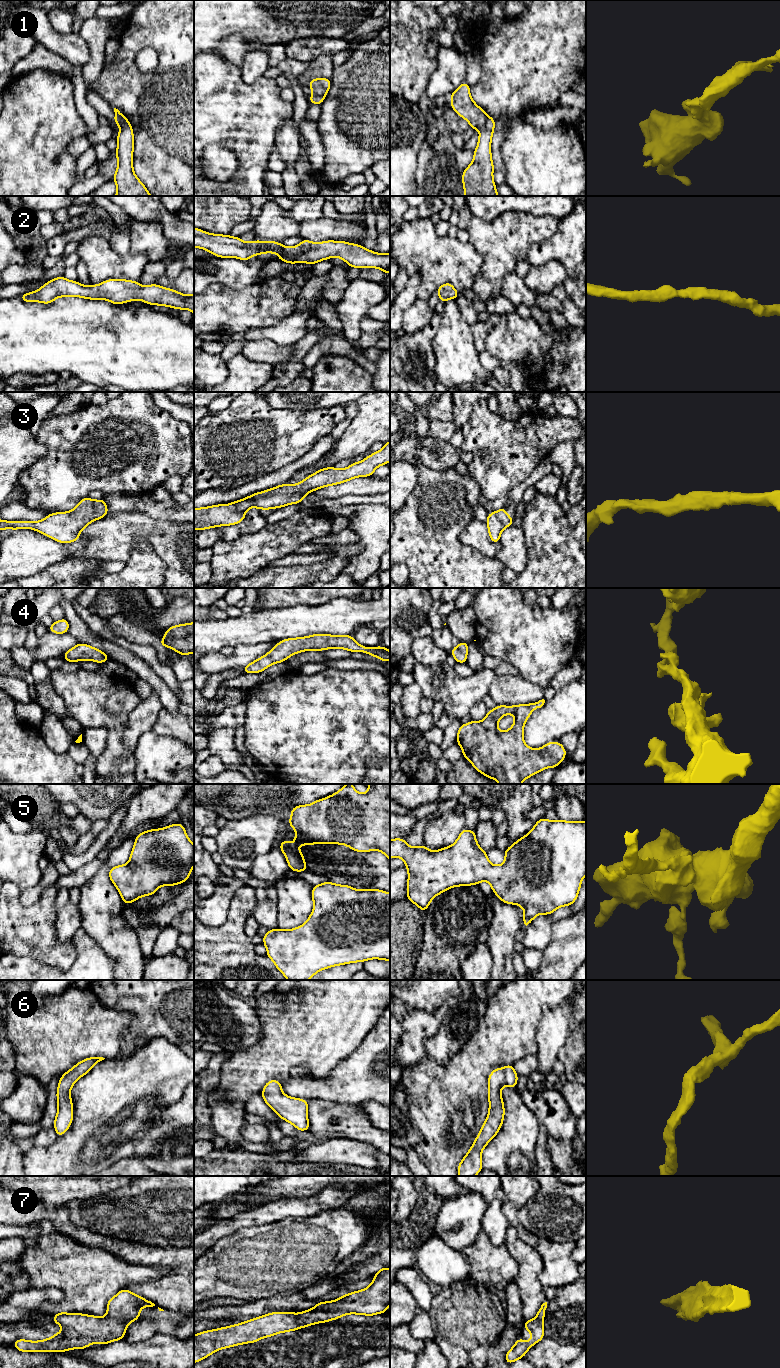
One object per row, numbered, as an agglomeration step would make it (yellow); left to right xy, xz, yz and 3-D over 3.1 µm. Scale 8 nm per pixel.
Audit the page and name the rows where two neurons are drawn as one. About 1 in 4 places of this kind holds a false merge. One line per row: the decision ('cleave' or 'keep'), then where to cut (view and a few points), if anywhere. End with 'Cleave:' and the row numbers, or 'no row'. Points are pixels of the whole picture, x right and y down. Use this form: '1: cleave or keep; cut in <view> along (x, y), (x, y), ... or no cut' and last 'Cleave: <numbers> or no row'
1: cleave; cut in yz along (487, 116), (482, 126)
2: keep; no cut
3: keep; no cut
4: keep; no cut
5: keep; no cut
6: keep; no cut
7: keep; no cut
Cleave: 1

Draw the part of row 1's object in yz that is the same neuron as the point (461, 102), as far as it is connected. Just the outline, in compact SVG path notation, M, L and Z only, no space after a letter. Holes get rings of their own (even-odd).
M464 81L454 92L451 93L451 107L462 118L468 121L475 131L482 128L487 115L470 96L470 87Z

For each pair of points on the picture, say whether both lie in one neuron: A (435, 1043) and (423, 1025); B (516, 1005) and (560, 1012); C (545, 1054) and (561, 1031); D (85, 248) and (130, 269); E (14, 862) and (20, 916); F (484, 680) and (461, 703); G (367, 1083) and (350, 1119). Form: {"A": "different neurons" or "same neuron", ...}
{"A": "different neurons", "B": "different neurons", "C": "same neuron", "D": "same neuron", "E": "different neurons", "F": "same neuron", "G": "different neurons"}

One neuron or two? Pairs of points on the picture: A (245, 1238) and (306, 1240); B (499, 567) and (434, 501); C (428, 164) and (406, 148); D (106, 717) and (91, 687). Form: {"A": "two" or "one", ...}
{"A": "one", "B": "one", "C": "two", "D": "one"}

